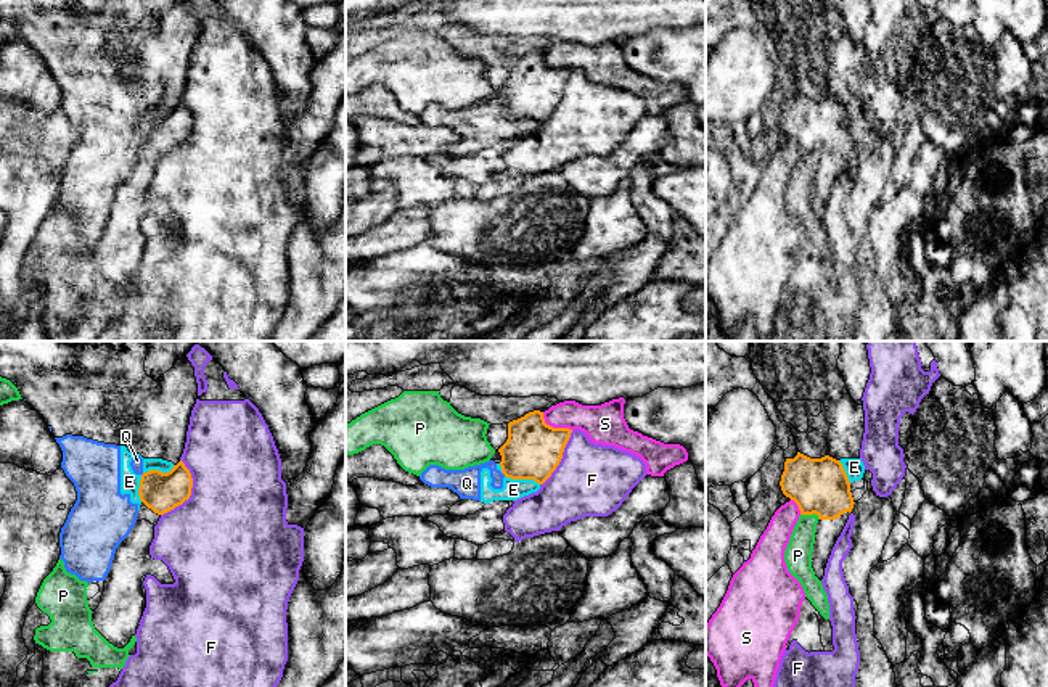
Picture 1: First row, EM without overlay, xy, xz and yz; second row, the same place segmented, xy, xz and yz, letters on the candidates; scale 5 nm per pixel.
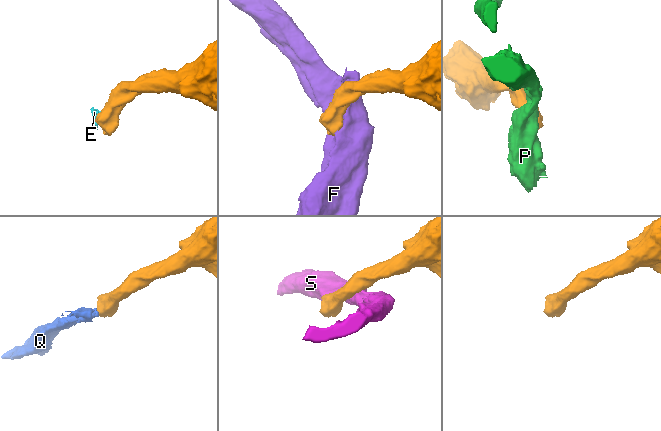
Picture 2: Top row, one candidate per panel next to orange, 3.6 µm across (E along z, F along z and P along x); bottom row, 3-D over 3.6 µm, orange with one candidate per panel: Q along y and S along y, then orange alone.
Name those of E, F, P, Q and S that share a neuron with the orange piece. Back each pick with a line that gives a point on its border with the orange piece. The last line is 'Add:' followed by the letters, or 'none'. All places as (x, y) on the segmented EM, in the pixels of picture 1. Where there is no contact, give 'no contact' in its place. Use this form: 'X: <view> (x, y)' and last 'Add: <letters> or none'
Add: none

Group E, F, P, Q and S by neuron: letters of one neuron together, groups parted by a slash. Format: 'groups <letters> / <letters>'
groups E Q / F / P / S

